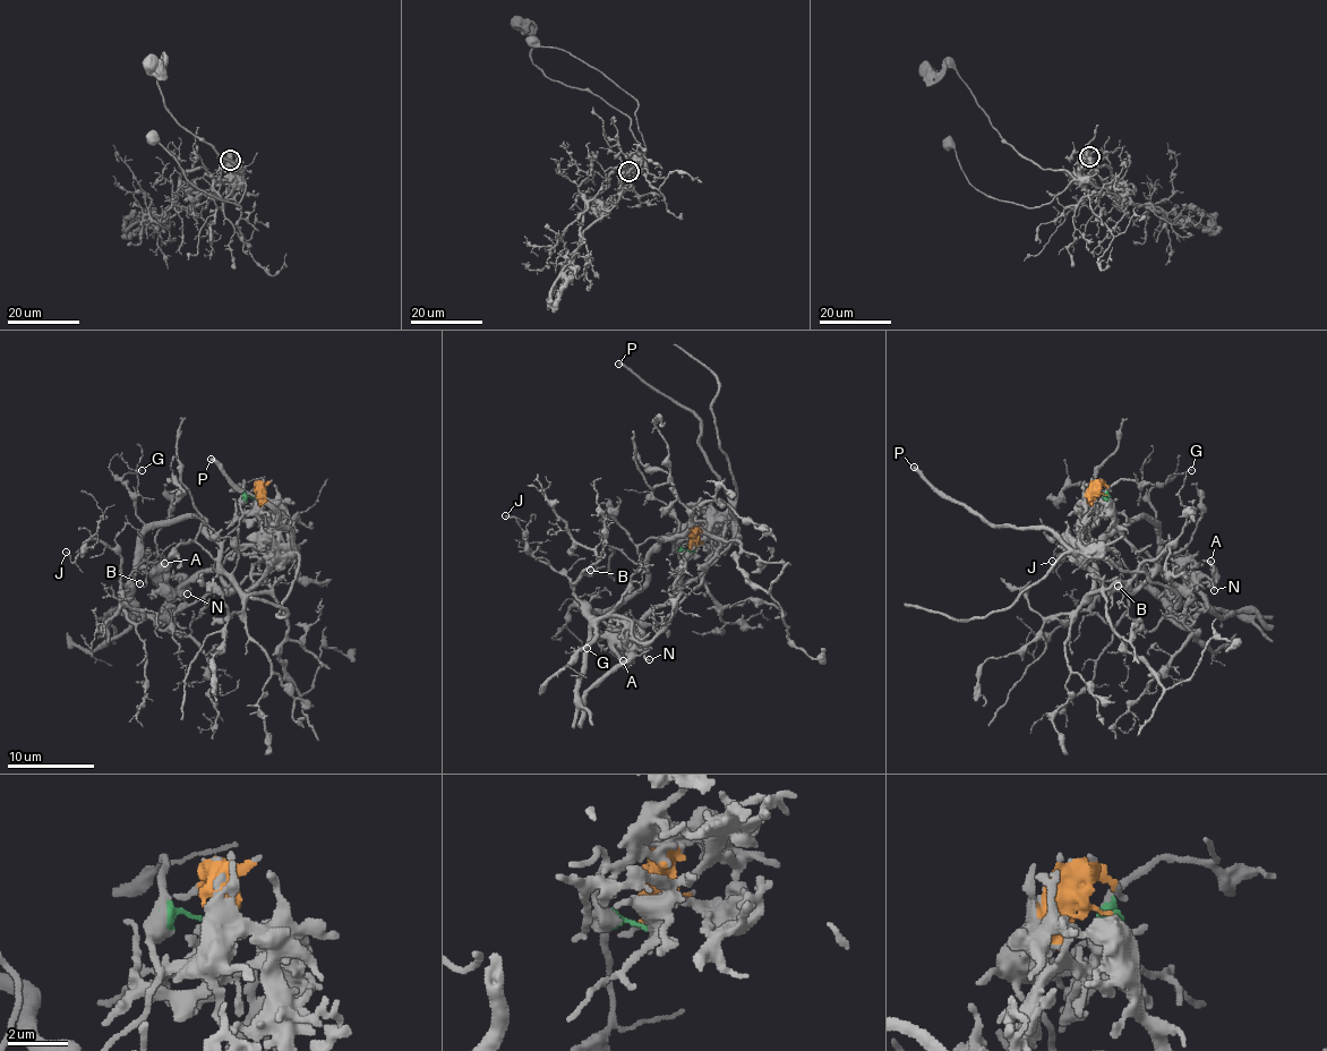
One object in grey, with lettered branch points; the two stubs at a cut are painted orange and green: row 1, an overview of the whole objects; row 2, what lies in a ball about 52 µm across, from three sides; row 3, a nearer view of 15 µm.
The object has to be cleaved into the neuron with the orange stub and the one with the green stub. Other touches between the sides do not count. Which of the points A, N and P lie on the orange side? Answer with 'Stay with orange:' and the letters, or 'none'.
Stay with orange: A, N, P

